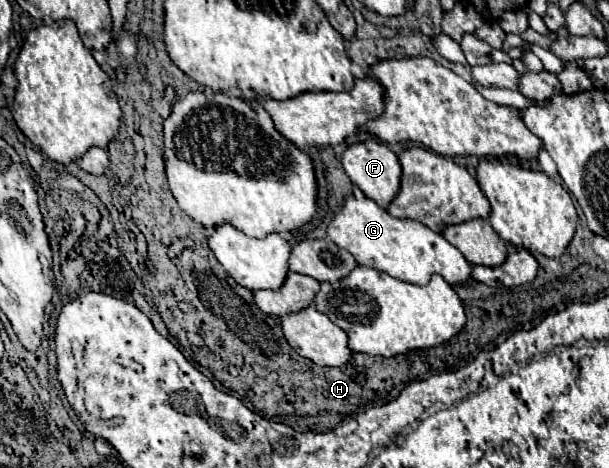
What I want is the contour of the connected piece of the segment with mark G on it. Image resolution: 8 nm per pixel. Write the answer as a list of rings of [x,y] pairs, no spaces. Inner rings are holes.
[[[356,196],[346,198],[340,214],[336,214],[334,220],[328,226],[328,236],[340,248],[348,250],[356,258],[356,262],[360,266],[386,272],[386,274],[390,274],[394,278],[400,278],[402,282],[428,284],[432,274],[440,274],[450,286],[468,286],[470,280],[472,280],[472,264],[468,264],[468,260],[462,256],[462,252],[456,246],[452,246],[442,234],[432,232],[428,226],[424,226],[424,224],[420,224],[416,220],[394,218],[384,208],[380,208],[374,200],[370,200],[370,198],[362,198],[362,200],[358,200]]]

